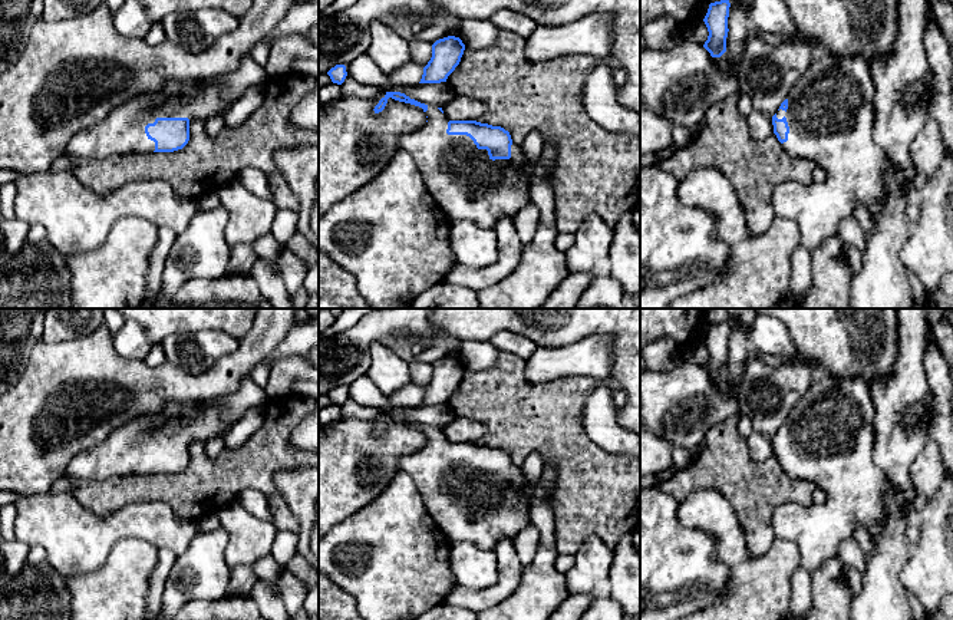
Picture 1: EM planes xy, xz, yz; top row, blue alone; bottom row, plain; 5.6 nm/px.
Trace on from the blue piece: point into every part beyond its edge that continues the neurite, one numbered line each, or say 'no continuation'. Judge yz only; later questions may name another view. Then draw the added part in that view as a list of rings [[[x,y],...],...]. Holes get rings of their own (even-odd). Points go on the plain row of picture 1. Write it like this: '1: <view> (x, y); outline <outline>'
1: yz (831, 432); outline [[[817,373],[812,386],[809,390],[801,398],[801,400],[797,403],[797,406],[791,410],[788,416],[788,431],[782,432],[779,431],[776,433],[776,439],[782,441],[784,438],[787,439],[788,448],[789,448],[789,455],[788,455],[788,462],[782,465],[782,468],[797,479],[802,481],[811,481],[815,484],[815,487],[824,489],[827,492],[827,499],[820,504],[811,504],[809,507],[802,507],[799,504],[782,504],[778,505],[772,514],[772,528],[775,538],[785,540],[794,542],[801,554],[801,565],[808,570],[809,573],[814,571],[815,568],[821,567],[825,561],[840,557],[840,544],[844,540],[853,538],[854,531],[857,528],[863,528],[870,541],[877,540],[878,535],[883,532],[884,525],[886,525],[886,505],[884,499],[890,491],[890,484],[884,478],[883,472],[878,469],[878,466],[874,462],[874,446],[875,446],[875,409],[871,400],[871,392],[870,392],[870,385],[861,379],[861,377],[837,377],[837,376],[830,376],[825,373]]]

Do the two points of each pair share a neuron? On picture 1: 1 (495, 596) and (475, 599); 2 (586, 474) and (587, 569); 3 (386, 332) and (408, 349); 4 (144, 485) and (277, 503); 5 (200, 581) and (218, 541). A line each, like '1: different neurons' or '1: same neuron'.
1: same neuron
2: different neurons
3: same neuron
4: same neuron
5: same neuron

